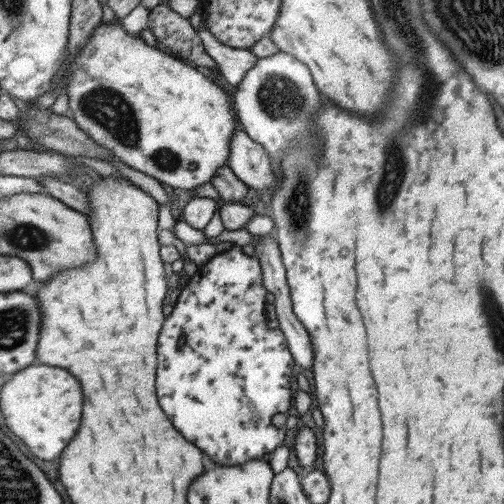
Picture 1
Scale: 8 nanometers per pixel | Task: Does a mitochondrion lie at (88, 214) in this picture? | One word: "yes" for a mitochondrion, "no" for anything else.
no

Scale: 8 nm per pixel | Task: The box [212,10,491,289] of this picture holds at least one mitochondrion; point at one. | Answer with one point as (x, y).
(280, 97)

